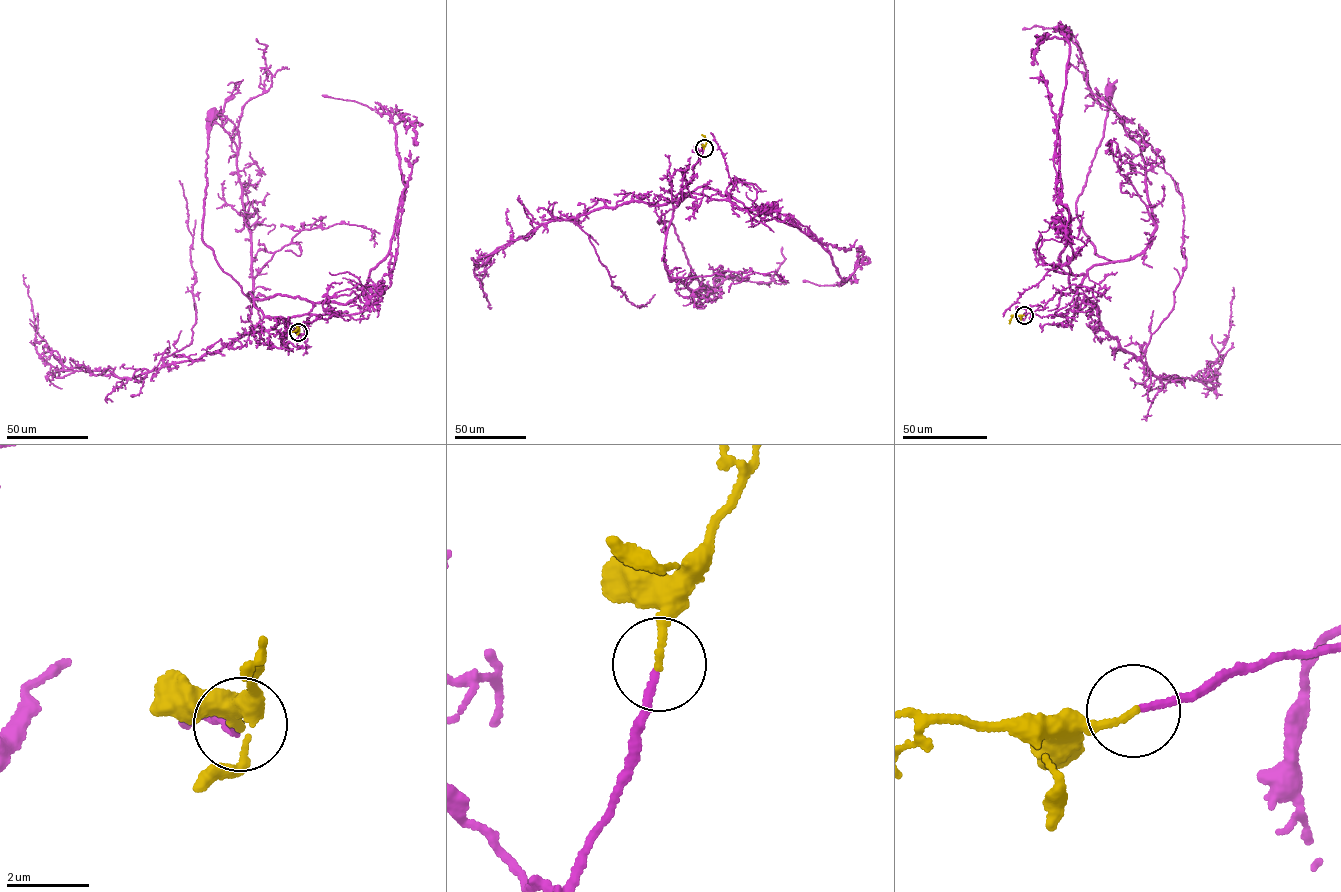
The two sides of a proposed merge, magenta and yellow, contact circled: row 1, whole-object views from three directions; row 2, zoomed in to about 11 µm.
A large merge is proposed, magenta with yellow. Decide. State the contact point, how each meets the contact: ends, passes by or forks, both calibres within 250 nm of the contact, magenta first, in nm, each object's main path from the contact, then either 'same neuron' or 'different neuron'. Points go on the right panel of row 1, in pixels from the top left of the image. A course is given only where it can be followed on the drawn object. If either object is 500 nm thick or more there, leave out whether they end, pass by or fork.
place (1024, 315); magenta ends; yellow ends; calibres 170 and 160 nm; course magenta (1024, 315), (1113, 262), (1096, 254), (1076, 200), (1110, 90); course yellow (1024, 315), (1012, 315), (1009, 323); same neuron

